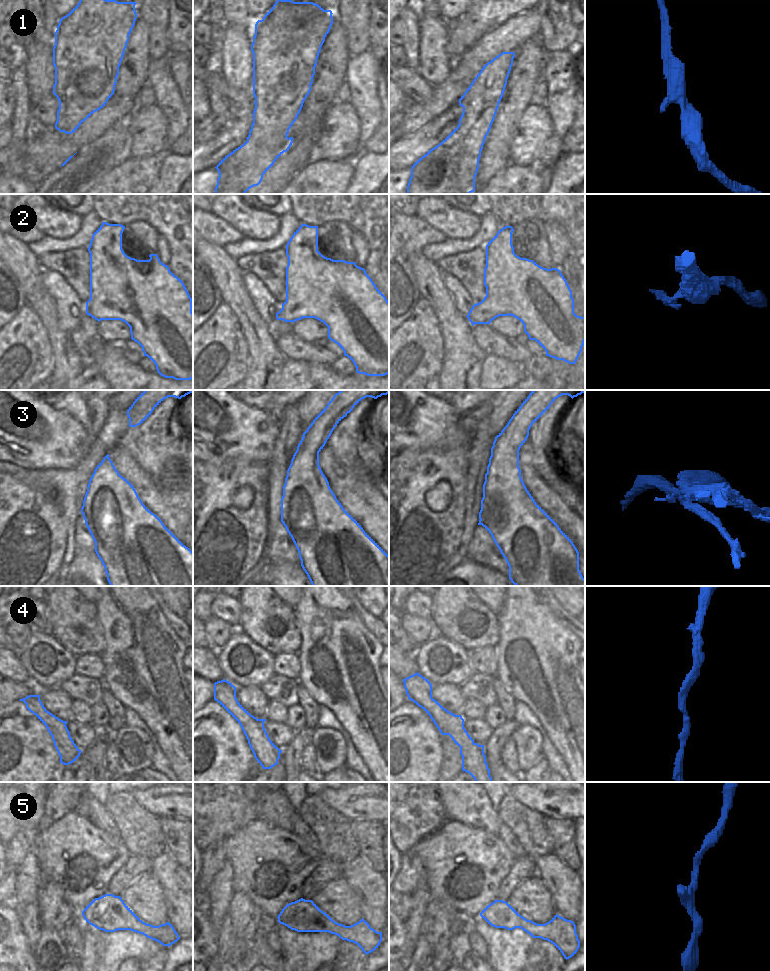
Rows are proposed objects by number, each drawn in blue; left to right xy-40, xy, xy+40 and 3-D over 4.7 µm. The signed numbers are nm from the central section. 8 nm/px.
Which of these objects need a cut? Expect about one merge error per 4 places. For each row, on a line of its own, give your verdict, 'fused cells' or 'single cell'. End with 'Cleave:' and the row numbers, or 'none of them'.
1: single cell
2: fused cells
3: fused cells
4: single cell
5: single cell
Cleave: 2, 3

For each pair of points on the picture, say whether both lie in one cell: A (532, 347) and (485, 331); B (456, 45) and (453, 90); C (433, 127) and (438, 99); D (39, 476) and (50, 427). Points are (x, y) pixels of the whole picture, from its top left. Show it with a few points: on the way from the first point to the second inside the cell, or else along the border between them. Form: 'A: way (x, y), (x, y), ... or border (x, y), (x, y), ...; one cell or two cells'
A: border (523, 345), (532, 354); two cells
B: border (473, 46), (451, 68); two cells
C: border (454, 103), (415, 130); two cells
D: border (14, 464), (22, 468), (37, 470); two cells

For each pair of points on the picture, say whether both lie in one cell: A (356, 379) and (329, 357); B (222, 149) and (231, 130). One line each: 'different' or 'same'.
A: different
B: same

